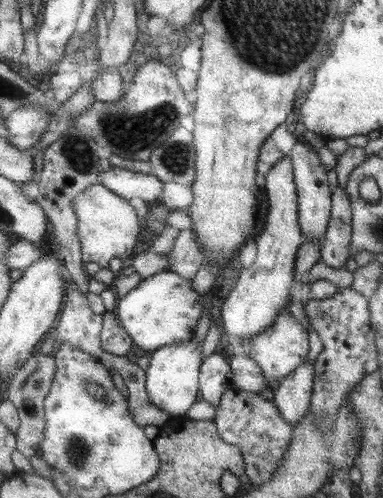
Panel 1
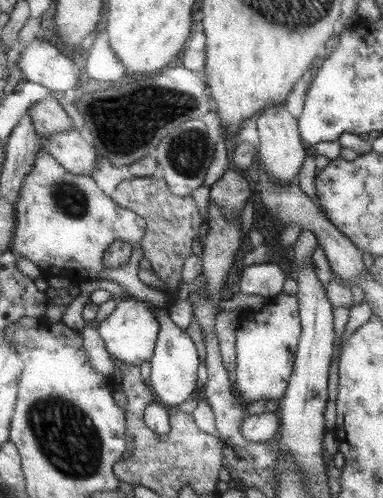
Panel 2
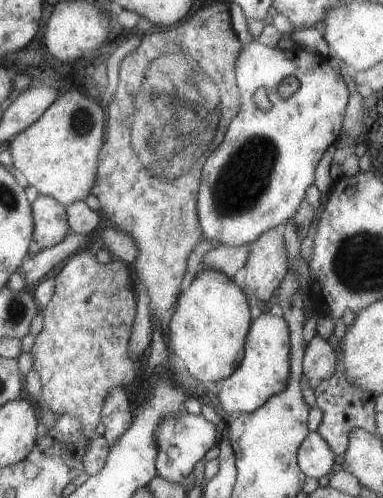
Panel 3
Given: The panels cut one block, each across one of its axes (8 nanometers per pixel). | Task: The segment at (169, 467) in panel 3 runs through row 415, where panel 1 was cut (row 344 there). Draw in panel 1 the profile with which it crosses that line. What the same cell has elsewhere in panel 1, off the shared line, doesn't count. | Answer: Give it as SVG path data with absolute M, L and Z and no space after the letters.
M193 342L181 346L165 346L151 354L151 366L147 370L147 390L151 402L157 408L173 414L183 416L187 414L199 400L201 400L201 374L203 374L203 352L201 346L197 348Z

